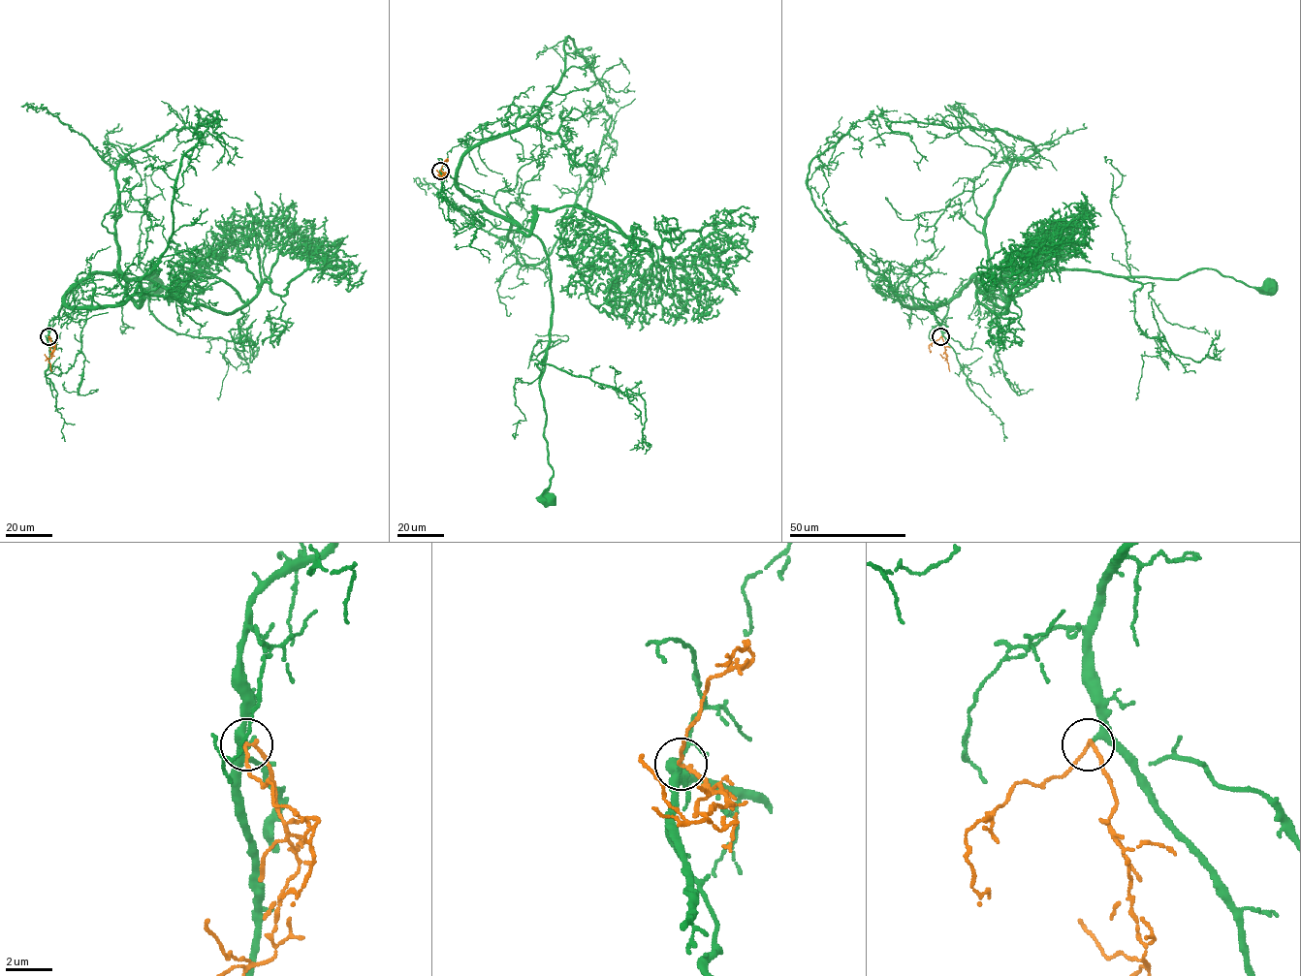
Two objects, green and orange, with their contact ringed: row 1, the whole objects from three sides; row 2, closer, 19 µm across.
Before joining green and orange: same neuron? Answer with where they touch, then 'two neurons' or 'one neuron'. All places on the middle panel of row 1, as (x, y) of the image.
(440, 171) | one neuron

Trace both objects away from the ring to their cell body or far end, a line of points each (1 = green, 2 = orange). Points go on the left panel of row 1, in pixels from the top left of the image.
1: (48, 336), (62, 299), (94, 273), (141, 277), (159, 269), (151, 279), (151, 268), (156, 286)
2: (48, 336), (53, 348), (48, 360), (51, 371)

